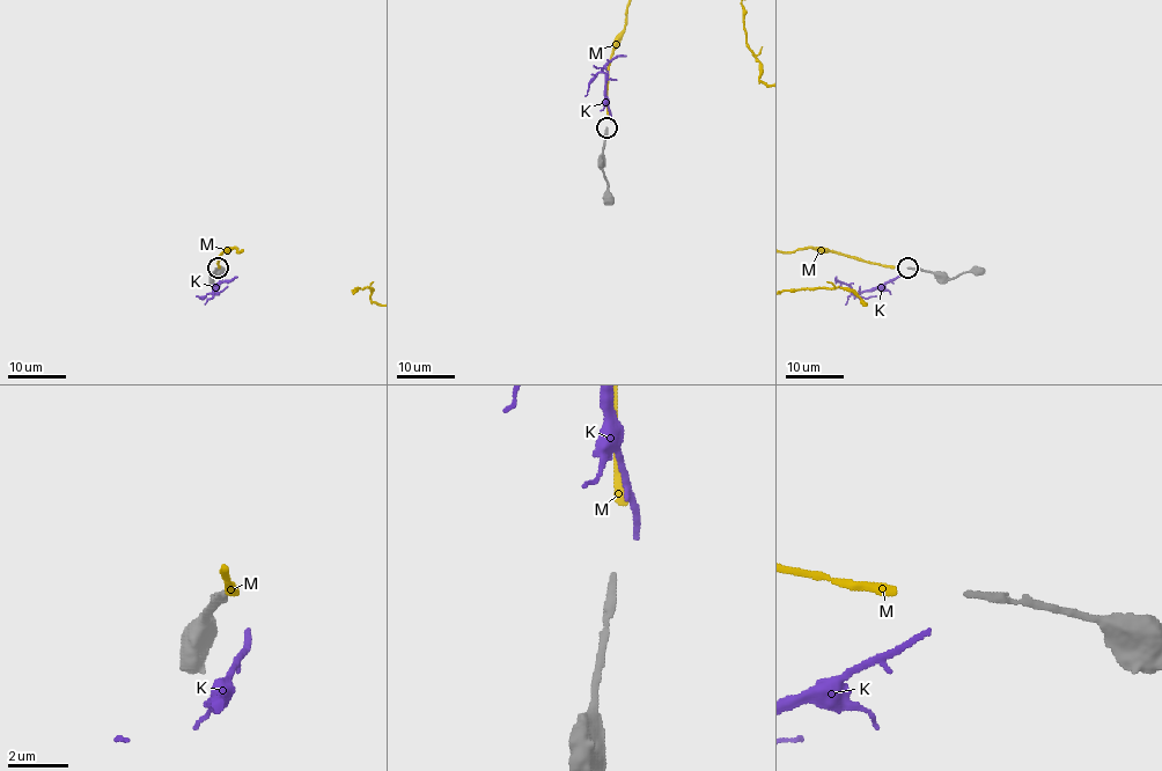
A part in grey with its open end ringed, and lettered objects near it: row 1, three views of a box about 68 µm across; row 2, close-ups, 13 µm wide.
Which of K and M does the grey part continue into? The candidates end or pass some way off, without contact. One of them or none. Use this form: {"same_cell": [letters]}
{"same_cell": ["M"]}

